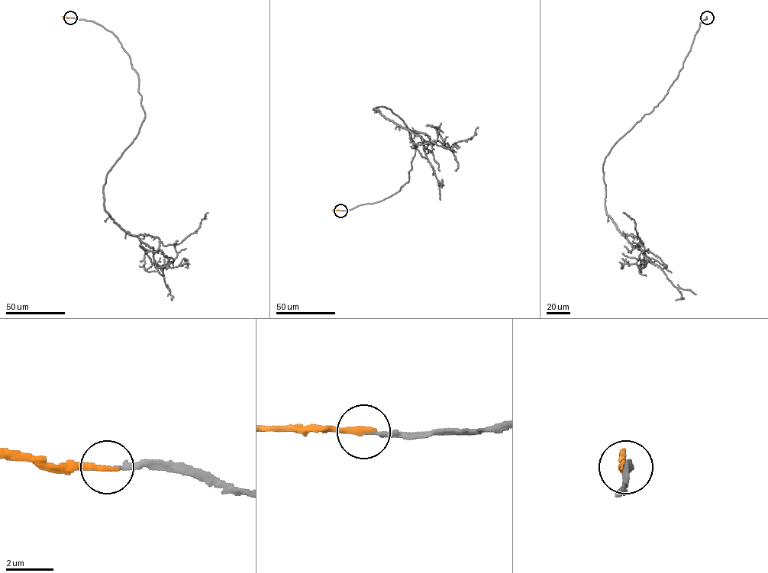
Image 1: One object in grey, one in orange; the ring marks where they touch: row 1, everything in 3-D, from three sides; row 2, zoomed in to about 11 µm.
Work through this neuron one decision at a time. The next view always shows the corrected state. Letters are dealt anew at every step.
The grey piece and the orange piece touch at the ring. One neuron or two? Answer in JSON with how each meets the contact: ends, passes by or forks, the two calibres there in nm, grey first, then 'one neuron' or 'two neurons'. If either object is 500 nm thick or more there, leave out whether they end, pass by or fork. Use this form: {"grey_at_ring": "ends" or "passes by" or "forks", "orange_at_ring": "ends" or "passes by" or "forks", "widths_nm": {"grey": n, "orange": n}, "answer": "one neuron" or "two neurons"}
{"grey_at_ring": "ends", "orange_at_ring": "ends", "widths_nm": {"grey": 130, "orange": 280}, "answer": "one neuron"}

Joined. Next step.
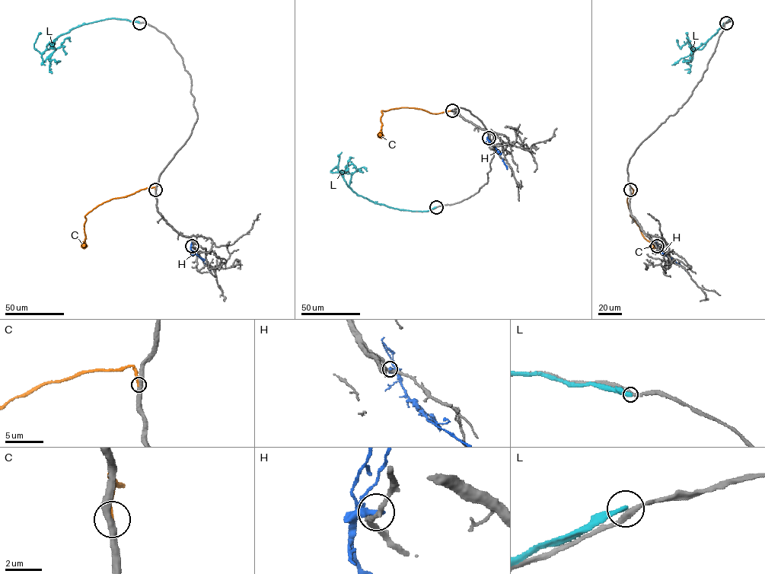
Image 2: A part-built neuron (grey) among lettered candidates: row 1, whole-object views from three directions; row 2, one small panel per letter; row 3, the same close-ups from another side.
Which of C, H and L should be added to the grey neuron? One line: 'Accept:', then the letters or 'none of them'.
Accept: C

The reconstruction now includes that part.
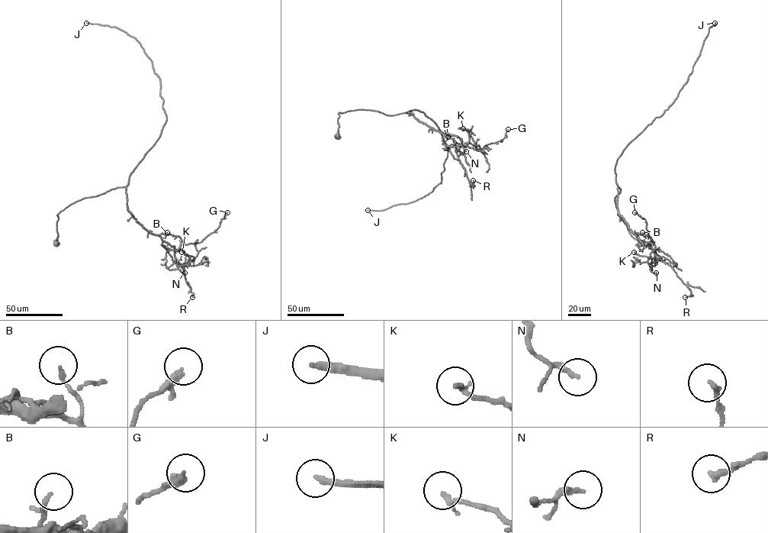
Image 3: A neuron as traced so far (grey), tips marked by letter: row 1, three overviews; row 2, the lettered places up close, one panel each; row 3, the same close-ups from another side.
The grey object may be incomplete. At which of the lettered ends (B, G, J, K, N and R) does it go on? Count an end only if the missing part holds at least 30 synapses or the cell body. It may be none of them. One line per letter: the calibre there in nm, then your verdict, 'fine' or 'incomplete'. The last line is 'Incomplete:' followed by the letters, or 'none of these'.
B: 150 nm thick; fine
G: 220 nm thick; fine
J: 280 nm thick; incomplete
K: 200 nm thick; fine
N: 200 nm thick; fine
R: 200 nm thick; fine
Incomplete: J

